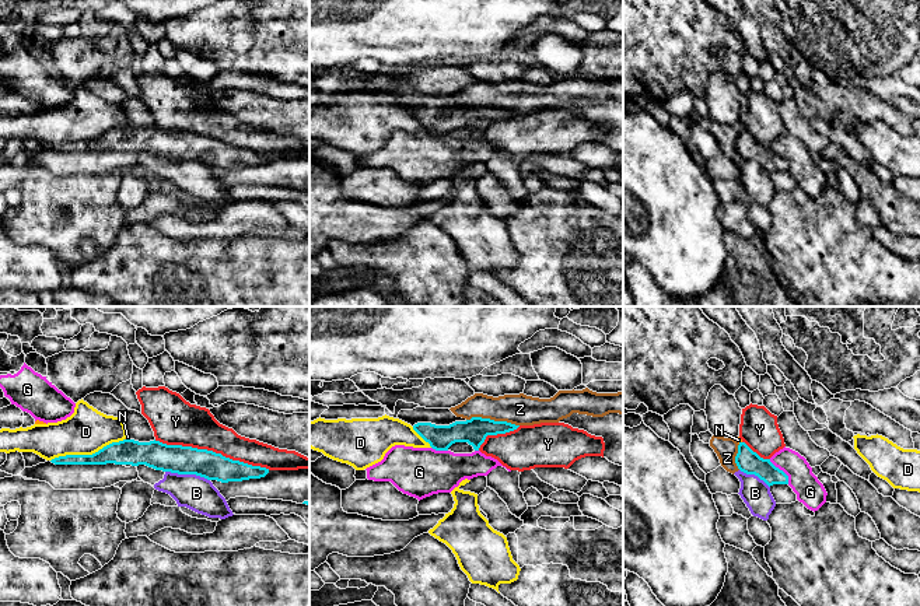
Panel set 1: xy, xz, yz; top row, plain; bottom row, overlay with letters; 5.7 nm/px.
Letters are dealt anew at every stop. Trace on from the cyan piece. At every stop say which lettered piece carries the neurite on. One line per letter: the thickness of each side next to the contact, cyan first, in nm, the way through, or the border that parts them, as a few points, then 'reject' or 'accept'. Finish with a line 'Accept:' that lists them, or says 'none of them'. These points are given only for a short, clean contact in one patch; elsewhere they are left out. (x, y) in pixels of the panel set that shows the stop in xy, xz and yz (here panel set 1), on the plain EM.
B: calibres 160 and 200 nm; reject
D: calibres 140 and 260 nm; reject
G: calibres 140 and 160 nm; reject
N: calibres 160 and 20 nm; border xy (125, 125), (129, 126); reject
Y: calibres 160 and 260 nm; reject
Z: calibres 150 and 180 nm; reject
Accept: none of them

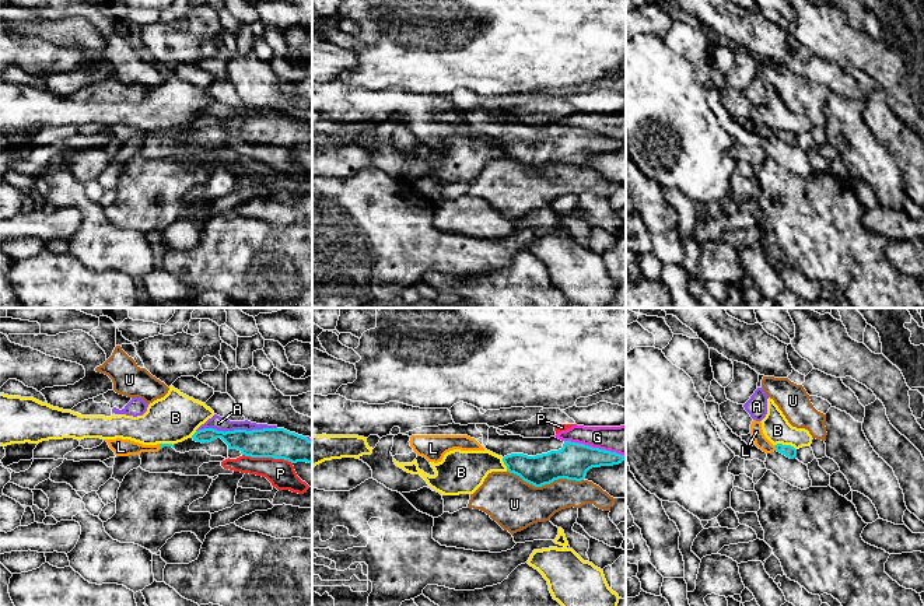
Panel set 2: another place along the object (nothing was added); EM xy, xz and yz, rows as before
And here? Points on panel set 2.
A: calibres 180 and 80 nm; border xy (276, 114), (224, 118), (199, 115), (196, 118); reject
B: calibres 70 and 160 nm; reject
G: calibres 200 and 170 nm; reject
L: calibres 70 and 80 nm; way yz (788, 137), (776, 135), (769, 135), (760, 128); accept
P: calibres 180 and 160 nm; reject
U: calibres 200 and 300 nm; reject
Accept: L

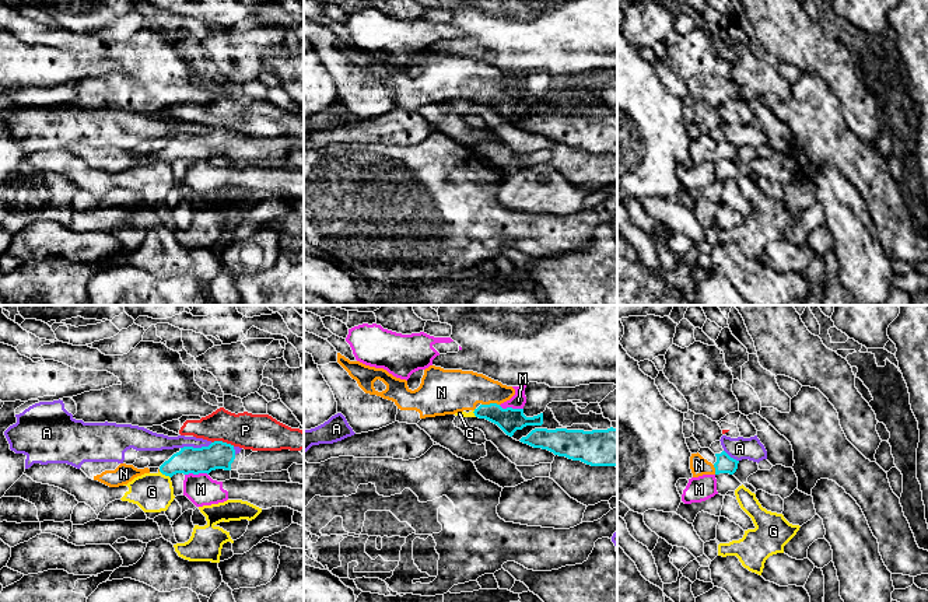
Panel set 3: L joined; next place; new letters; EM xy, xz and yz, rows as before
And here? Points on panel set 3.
A: calibres 160 and 100 nm; border xy (212, 129), (203, 133), (181, 135); reject
G: calibres 150 and 220 nm; border xy (160, 157), (170, 164); reject
M: calibres 140 and 90 nm; border xz (498, 91), (522, 95); reject
N: calibres 140 and 260 nm; way xz (510, 107), (490, 90), (477, 77), (450, 77); accept
P: calibres 160 and 200 nm; border xy (212, 128), (226, 128), (234, 132); reject
Accept: N

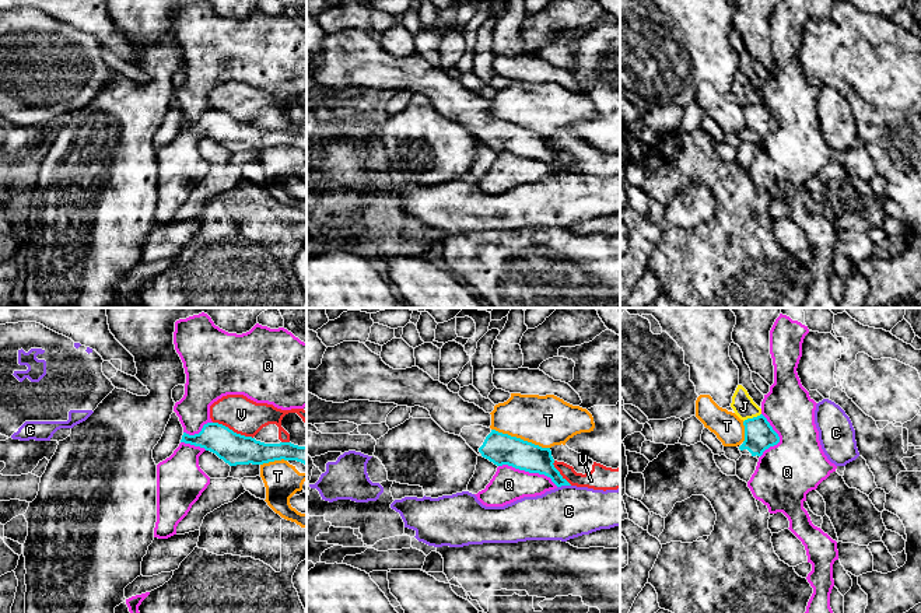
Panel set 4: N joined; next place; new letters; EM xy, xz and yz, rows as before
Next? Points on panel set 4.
C: calibres 160 and 300 nm; border xz (570, 171), (557, 174); reject
J: calibres 180 and 130 nm; border yz (760, 100), (743, 108); reject
Q: calibres 180 and 200 nm; reject
T: calibres 180 and 280 nm; reject
V: calibres 180 and 200 nm; reject
Accept: none of them

